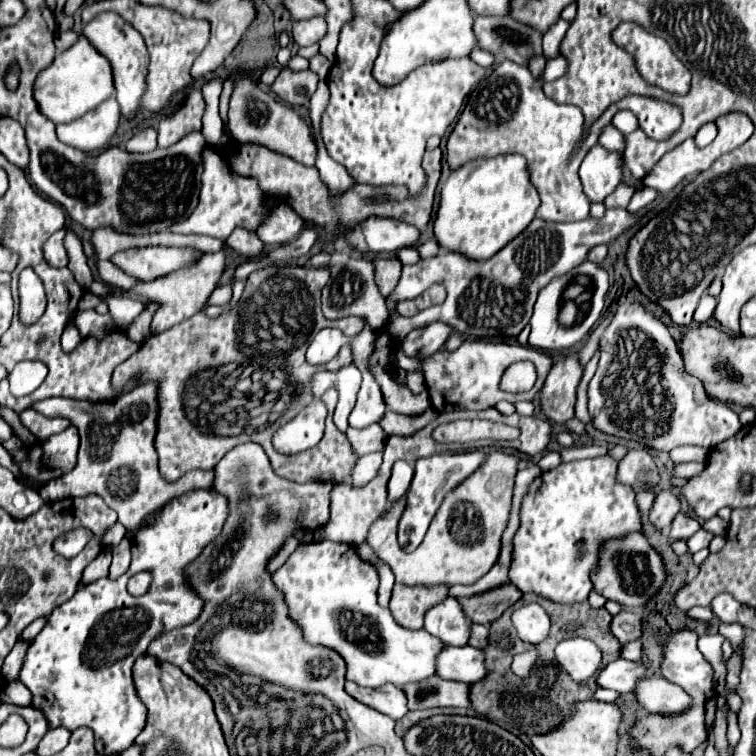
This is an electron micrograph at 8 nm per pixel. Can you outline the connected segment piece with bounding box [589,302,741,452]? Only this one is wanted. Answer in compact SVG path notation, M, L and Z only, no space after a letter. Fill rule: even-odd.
M641 304L617 308L601 336L599 350L599 366L589 382L589 414L599 432L635 440L657 452L669 452L677 446L715 448L739 432L737 412L729 404L709 398L703 382L687 374L669 328Z

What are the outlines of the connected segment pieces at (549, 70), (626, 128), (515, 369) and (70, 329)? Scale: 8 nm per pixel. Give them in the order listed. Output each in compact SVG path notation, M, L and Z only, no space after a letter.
M551 58L551 60L547 60L547 64L545 64L545 70L543 70L543 74L541 74L541 82L551 82L551 80L557 80L559 76L563 76L565 74L565 70L567 70L567 62L563 60L563 58Z
M617 112L617 114L613 116L611 124L613 124L617 130L621 130L623 134L631 134L633 130L639 128L637 118L635 118L631 112Z
M517 362L505 370L501 388L507 392L525 392L531 390L535 380L537 380L535 366L531 362Z
M67 326L65 332L63 332L63 336L61 336L63 352L71 352L79 342L81 342L81 334L79 334L77 326Z

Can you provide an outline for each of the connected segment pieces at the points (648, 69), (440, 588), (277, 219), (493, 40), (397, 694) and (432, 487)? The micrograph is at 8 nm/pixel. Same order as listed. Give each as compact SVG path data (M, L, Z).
M623 22L623 24L619 24L619 28L615 28L615 32L611 32L611 40L615 40L615 44L619 44L619 48L633 54L637 70L647 84L659 86L667 92L687 92L689 82L691 82L691 72L683 66L683 62L677 60L671 46L661 36L647 32L637 22Z
M395 584L389 608L397 624L403 628L419 630L423 628L425 612L431 606L443 602L447 598L447 592L447 584L437 584L435 588L407 588L405 584Z
M271 200L271 214L275 216L261 224L257 232L257 236L263 240L265 253L269 253L271 251L269 249L293 242L305 224L305 220L297 212L293 212L293 208L287 206L285 202Z
M475 16L473 32L479 48L515 64L527 64L533 54L541 54L539 32L519 22L515 24L507 16Z
M345 682L345 692L359 700L361 704L367 704L369 708L375 708L377 712L399 720L407 714L407 698L401 688L393 684L385 684L383 688L363 688L355 682Z
M471 450L471 452L445 452L445 454L433 454L429 458L417 460L415 464L415 476L411 482L411 488L407 492L407 508L401 516L399 522L399 544L405 552L413 552L421 540L425 538L427 526L431 518L435 516L443 496L455 488L461 480L465 480L471 472L479 468L479 464L485 460L485 454L481 450Z

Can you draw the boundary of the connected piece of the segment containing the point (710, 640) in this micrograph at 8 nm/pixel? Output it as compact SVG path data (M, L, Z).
M701 636L699 638L699 650L705 656L705 660L713 666L713 690L723 696L725 692L725 676L727 676L727 660L723 658L723 636Z

